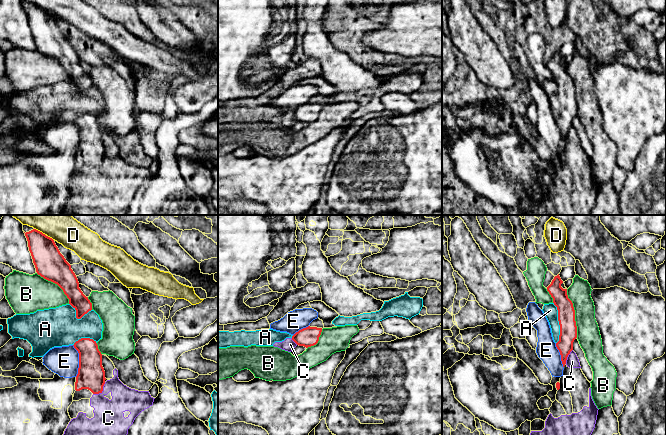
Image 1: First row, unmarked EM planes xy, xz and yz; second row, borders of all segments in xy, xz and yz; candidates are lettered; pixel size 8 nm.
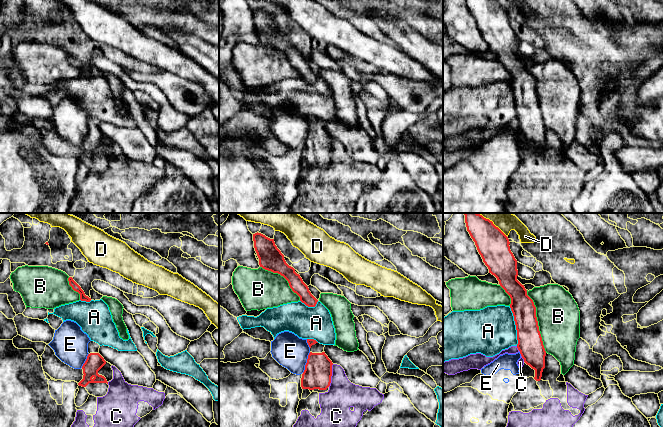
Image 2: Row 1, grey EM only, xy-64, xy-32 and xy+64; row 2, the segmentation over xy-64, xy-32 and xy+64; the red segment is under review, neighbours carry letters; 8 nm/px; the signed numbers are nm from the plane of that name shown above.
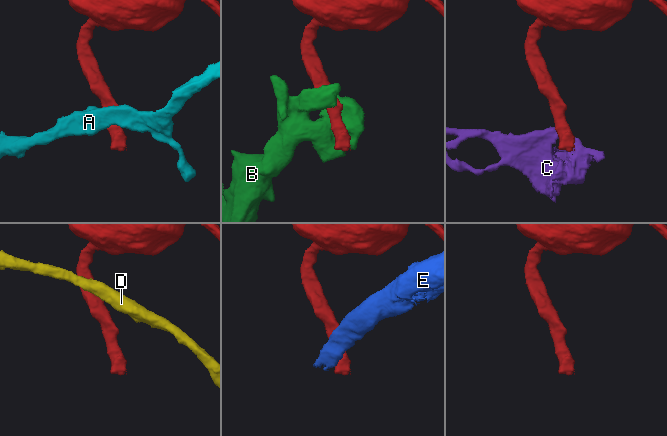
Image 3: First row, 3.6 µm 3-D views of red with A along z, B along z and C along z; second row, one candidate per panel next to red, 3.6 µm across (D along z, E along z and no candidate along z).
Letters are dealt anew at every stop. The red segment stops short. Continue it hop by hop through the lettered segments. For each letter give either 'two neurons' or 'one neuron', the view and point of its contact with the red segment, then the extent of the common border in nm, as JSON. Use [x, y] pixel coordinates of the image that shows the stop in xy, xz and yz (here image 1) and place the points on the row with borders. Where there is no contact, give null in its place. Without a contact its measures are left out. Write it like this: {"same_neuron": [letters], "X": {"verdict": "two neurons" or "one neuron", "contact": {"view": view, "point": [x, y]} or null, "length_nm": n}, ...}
{"same_neuron": [], "A": {"verdict": "two neurons", "contact": {"view": "yz", "point": [559, 323]}, "length_nm": 340}, "B": {"verdict": "two neurons", "contact": {"view": "yz", "point": [574, 313]}, "length_nm": 400}, "C": {"verdict": "two neurons", "contact": {"view": "xy", "point": [101, 391]}, "length_nm": 140}, "D": {"verdict": "two neurons", "contact": {"view": "xy", "point": [39, 231]}, "length_nm": 110}, "E": {"verdict": "two neurons", "contact": {"view": "xy", "point": [79, 361]}, "length_nm": 260}}

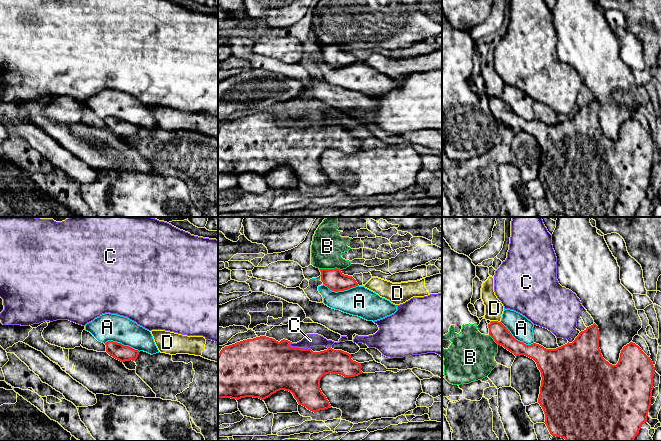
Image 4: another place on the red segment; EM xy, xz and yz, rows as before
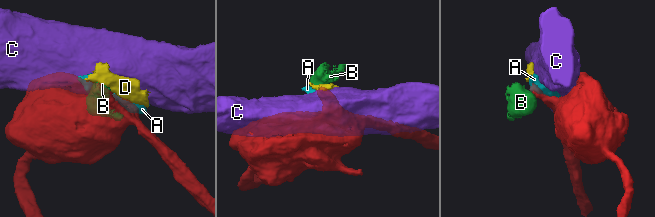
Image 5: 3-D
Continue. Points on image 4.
{"same_neuron": [], "A": {"verdict": "two neurons", "contact": {"view": "yz", "point": [515, 339]}, "length_nm": 320}, "B": {"verdict": "two neurons", "contact": {"view": "xz", "point": [330, 269]}, "length_nm": 180}, "C": {"verdict": "two neurons", "contact": {"view": "xz", "point": [299, 348]}, "length_nm": 190}, "D": {"verdict": "two neurons", "contact": {"view": "yz", "point": [495, 321]}, "length_nm": 70}}

